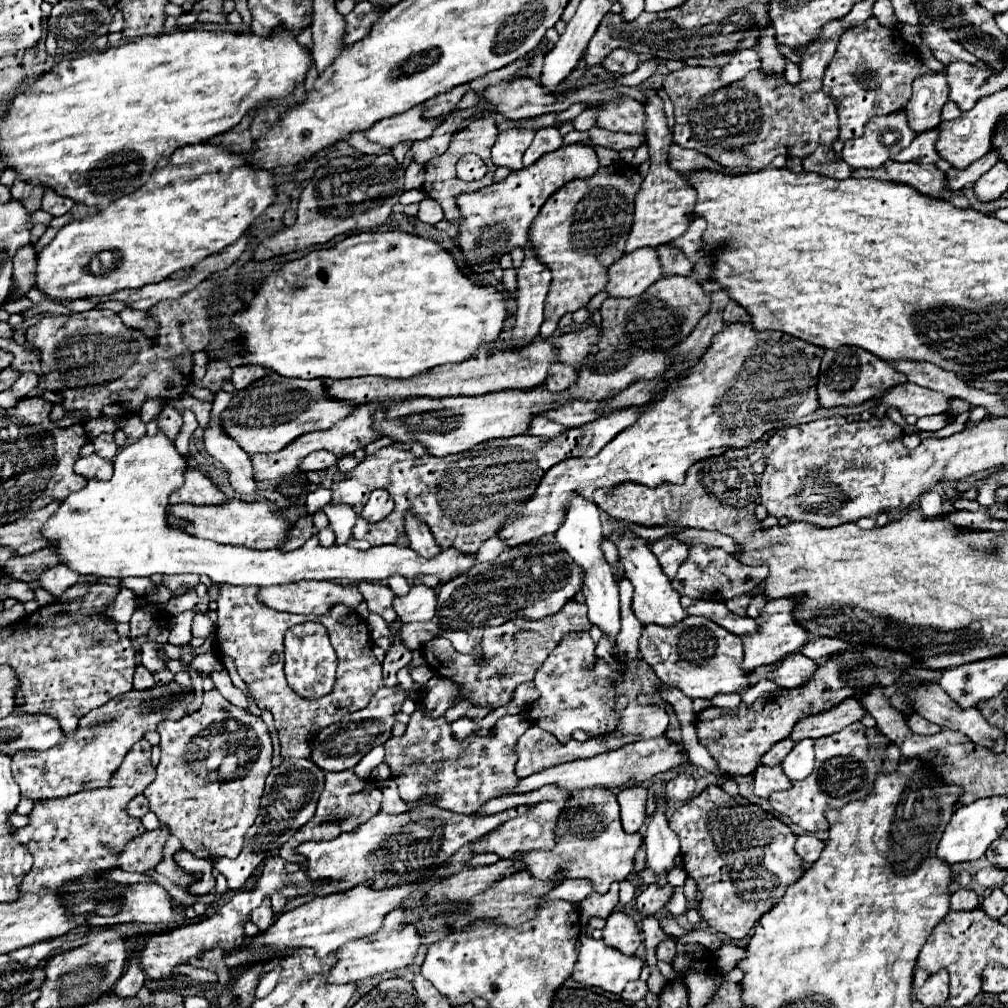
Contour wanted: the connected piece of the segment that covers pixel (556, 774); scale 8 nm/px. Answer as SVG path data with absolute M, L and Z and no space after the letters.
M661 735L661 737L655 737L655 739L647 739L647 741L637 741L637 743L625 745L623 749L617 749L617 751L601 753L601 755L591 757L591 759L563 763L559 767L551 767L547 771L539 771L535 775L529 775L529 777L521 779L511 789L511 793L529 793L529 791L541 789L545 785L555 785L555 787L565 789L565 791L575 791L575 789L585 789L585 787L595 787L595 785L613 789L613 787L625 785L629 779L635 779L635 781L653 779L655 775L659 775L663 771L669 771L669 769L675 769L675 767L679 767L683 763L687 763L687 757L681 753L679 745L669 743L667 737Z

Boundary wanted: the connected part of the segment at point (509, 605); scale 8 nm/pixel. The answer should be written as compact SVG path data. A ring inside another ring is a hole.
M525 543L519 547L505 549L493 563L477 563L471 571L459 575L453 581L441 585L437 597L437 611L431 621L409 623L399 629L403 643L415 651L427 643L427 629L433 637L445 631L467 631L473 627L483 627L495 617L505 619L541 619L555 615L571 601L583 587L581 567L559 547L559 543Z

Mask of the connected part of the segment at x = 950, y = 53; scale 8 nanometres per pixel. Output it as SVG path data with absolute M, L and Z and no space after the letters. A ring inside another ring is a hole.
M945 29L923 31L923 43L927 43L933 49L933 55L945 65L953 61L965 61L969 65L983 67L983 63L975 55L971 55L959 41L953 41Z

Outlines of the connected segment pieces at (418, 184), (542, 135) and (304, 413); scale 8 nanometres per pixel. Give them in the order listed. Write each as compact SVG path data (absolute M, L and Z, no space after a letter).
M411 163L405 171L405 191L409 189L423 189L423 179L425 179L425 169L419 163Z
M547 127L547 129L537 131L531 147L523 155L523 167L533 165L539 157L543 157L551 151L557 151L561 145L563 145L563 139L555 127Z
M271 373L233 395L227 409L221 413L221 429L235 439L247 455L275 453L309 431L329 429L353 409L357 407L329 399L321 379L279 379L279 375Z

